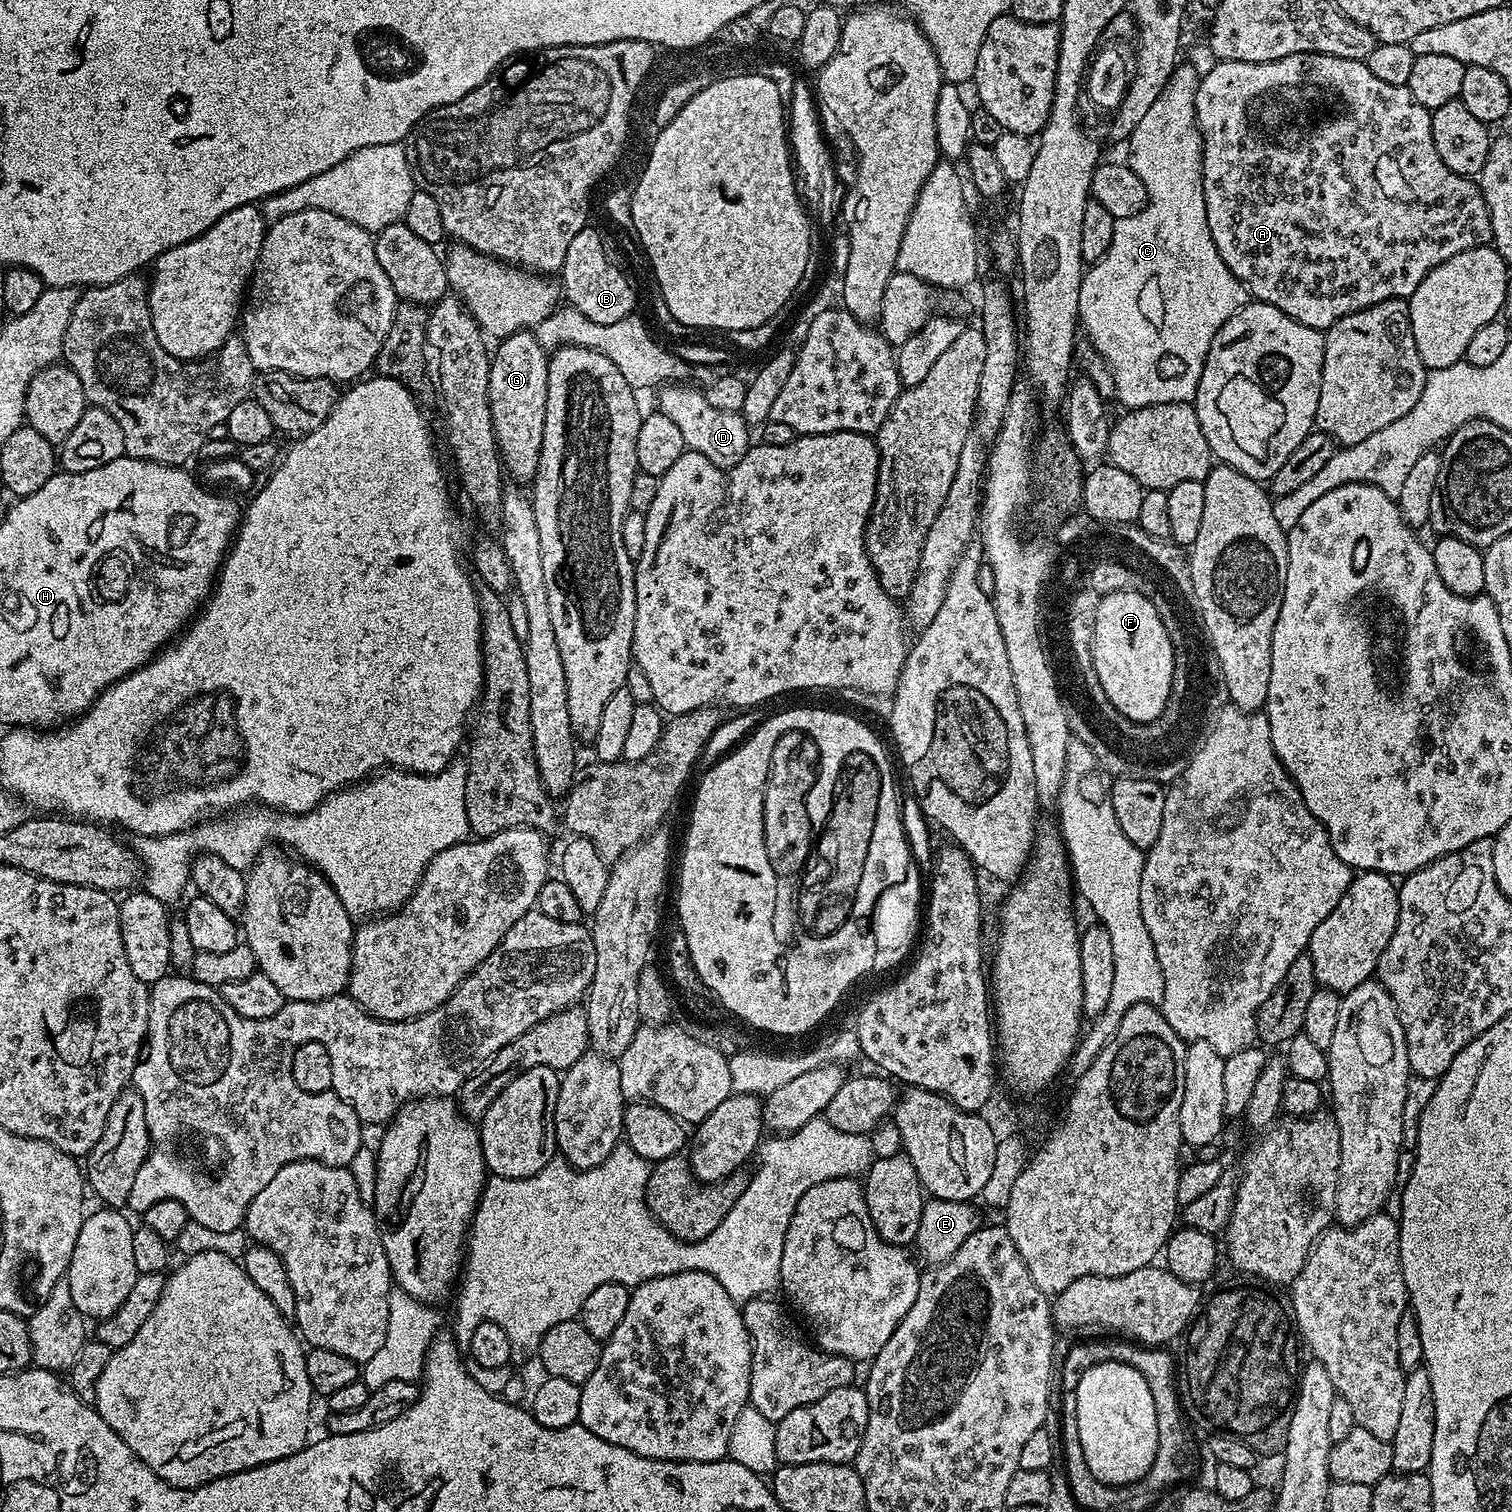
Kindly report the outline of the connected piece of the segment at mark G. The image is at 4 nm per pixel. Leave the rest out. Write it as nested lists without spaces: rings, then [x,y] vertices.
[[[535,331],[515,332],[503,337],[490,356],[488,366],[488,405],[492,411],[492,429],[496,431],[496,447],[500,450],[507,475],[513,481],[531,482],[536,479],[538,458],[542,454],[542,430],[546,422],[549,353],[541,346]]]

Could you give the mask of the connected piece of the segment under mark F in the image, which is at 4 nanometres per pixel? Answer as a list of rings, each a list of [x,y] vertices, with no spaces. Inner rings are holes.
[[[1111,592],[1098,602],[1098,618],[1093,640],[1093,668],[1106,696],[1126,716],[1138,724],[1159,721],[1172,698],[1174,650],[1170,634],[1154,610],[1154,602],[1137,592]]]

